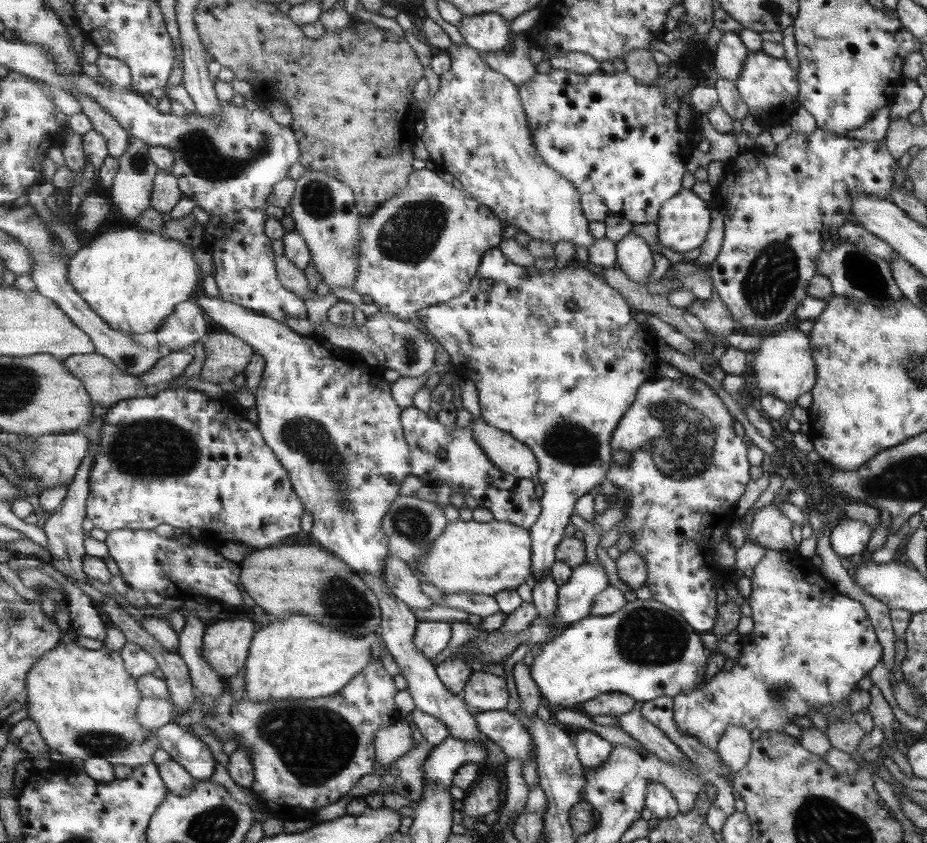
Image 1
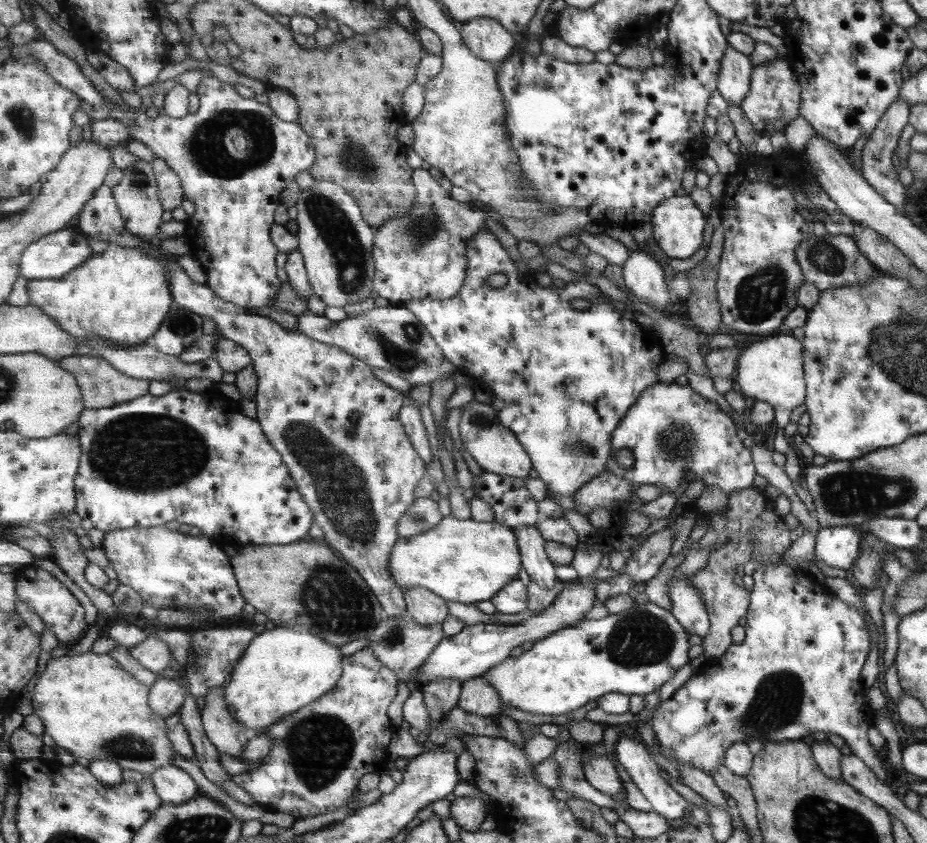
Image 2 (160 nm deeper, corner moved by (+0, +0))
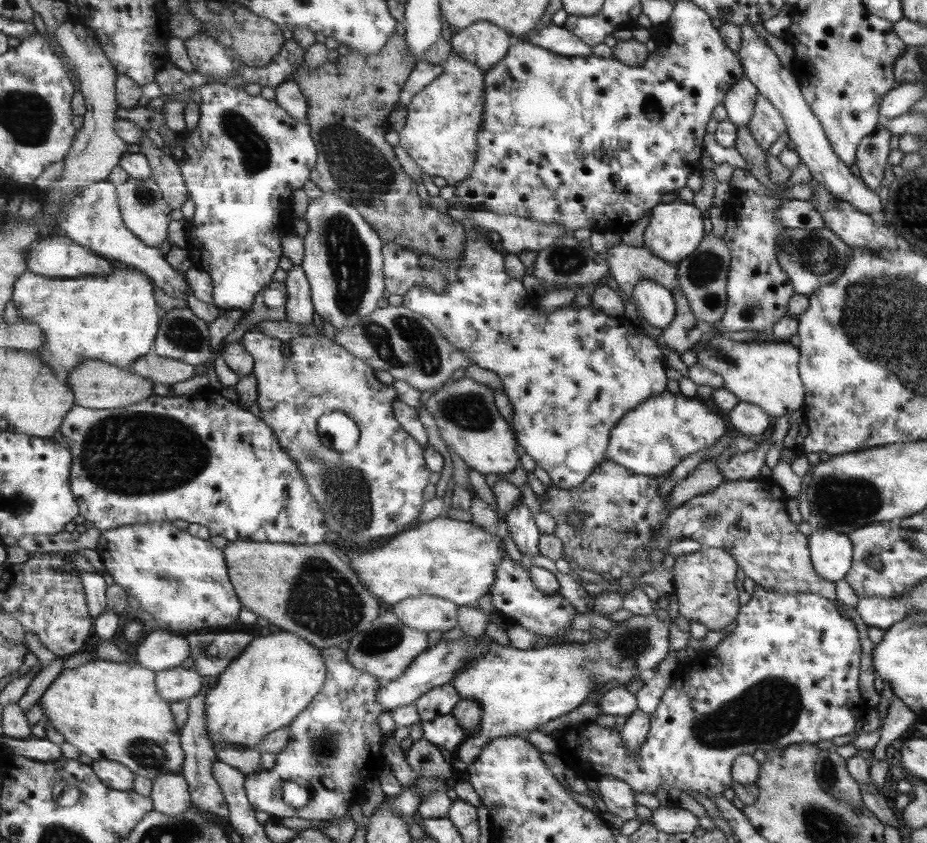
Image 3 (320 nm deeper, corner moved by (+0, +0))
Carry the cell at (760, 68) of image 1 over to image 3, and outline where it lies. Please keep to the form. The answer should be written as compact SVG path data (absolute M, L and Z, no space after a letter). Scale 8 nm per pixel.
M757 96L754 104L754 112L748 123L748 131L764 150L777 140L782 134L786 134L786 125L778 109L769 101Z

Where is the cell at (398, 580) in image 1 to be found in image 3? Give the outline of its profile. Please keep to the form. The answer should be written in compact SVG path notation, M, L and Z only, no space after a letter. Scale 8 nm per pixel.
M421 595L411 596L402 602L395 604L392 611L395 613L397 620L407 628L413 628L415 630L422 630L425 633L433 632L446 632L456 626L456 613L458 607L450 600L439 598L436 596Z

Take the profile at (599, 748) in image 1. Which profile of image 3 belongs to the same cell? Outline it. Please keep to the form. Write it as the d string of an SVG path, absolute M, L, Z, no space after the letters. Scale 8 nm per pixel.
M612 776L596 777L597 790L607 807L606 817L614 825L635 818L635 800L630 786Z

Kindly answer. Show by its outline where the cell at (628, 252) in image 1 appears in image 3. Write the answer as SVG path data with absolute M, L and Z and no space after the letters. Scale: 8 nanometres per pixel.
M642 280L634 286L632 299L636 314L641 316L649 326L661 331L670 326L674 320L677 306L672 293L653 280Z

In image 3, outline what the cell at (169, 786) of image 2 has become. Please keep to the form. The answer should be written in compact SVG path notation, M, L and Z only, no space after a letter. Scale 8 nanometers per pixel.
M181 773L155 779L150 797L154 800L154 810L167 816L179 816L193 808L187 779Z

